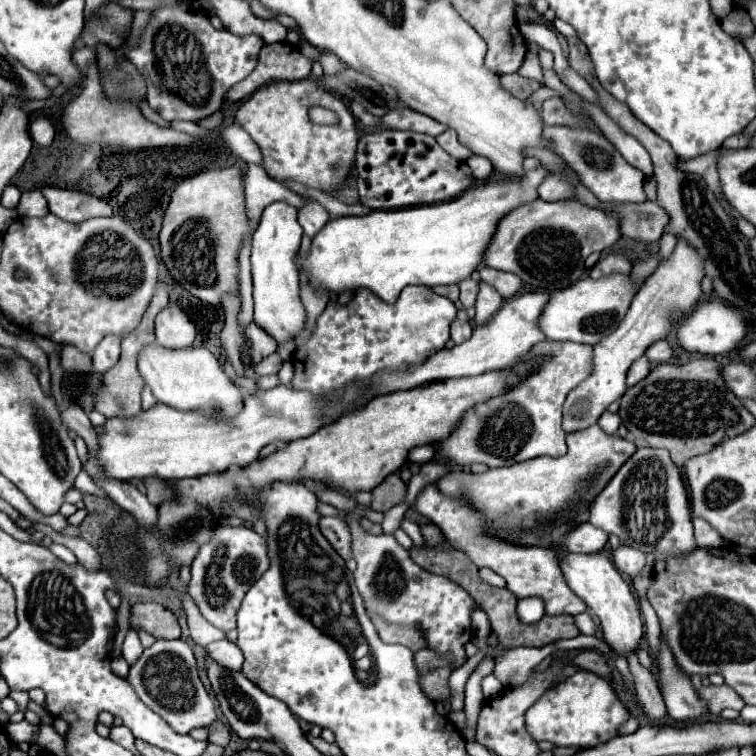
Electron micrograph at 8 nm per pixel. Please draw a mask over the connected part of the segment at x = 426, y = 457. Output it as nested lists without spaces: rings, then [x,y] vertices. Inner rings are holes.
[[[426,444],[426,446],[416,446],[408,452],[408,462],[418,462],[418,464],[424,464],[424,462],[430,462],[434,458],[436,450],[432,444]]]

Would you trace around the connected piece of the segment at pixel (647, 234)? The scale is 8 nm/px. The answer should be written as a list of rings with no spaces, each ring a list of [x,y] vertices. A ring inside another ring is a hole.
[[[654,177],[646,180],[644,185],[646,193],[646,202],[642,204],[628,204],[628,202],[602,202],[596,200],[596,196],[592,196],[580,182],[576,182],[576,196],[582,204],[590,204],[594,208],[604,210],[606,214],[614,214],[614,218],[618,218],[620,222],[620,232],[626,238],[634,238],[634,240],[642,240],[642,242],[656,242],[660,240],[666,224],[670,222],[668,212],[658,206],[656,202],[656,181]]]

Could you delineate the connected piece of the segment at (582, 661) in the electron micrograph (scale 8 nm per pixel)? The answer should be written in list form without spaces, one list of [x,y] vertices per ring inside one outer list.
[[[588,650],[578,652],[578,654],[574,656],[572,664],[578,666],[578,668],[584,668],[584,670],[590,670],[590,672],[594,672],[594,674],[598,674],[598,676],[610,678],[610,668],[608,668],[606,660],[604,660],[600,654],[594,654],[594,652],[588,652]]]

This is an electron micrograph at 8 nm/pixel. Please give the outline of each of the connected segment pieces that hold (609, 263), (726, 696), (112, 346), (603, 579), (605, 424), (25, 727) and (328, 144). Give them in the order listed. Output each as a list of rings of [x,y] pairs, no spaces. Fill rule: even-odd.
[[[610,254],[606,258],[602,258],[592,270],[590,276],[592,278],[600,278],[600,276],[608,276],[608,274],[630,274],[632,270],[632,262],[620,254]]]
[[[700,682],[696,684],[696,690],[704,696],[704,700],[708,702],[708,708],[712,714],[720,714],[726,708],[734,708],[734,710],[742,710],[744,702],[742,698],[738,698],[738,694],[734,694],[734,690],[726,684],[722,686],[708,686],[704,688]]]
[[[106,336],[94,350],[92,354],[92,364],[96,372],[106,372],[108,368],[112,368],[118,362],[120,356],[120,338],[116,336]]]
[[[566,554],[560,562],[560,568],[574,594],[580,596],[600,618],[604,640],[612,646],[612,650],[622,658],[628,658],[630,652],[636,652],[644,634],[644,624],[640,618],[638,600],[614,564],[604,554]]]
[[[604,412],[598,420],[598,426],[606,432],[606,434],[616,434],[618,426],[620,426],[620,416],[612,414],[612,412]]]
[[[28,720],[16,722],[16,724],[8,724],[6,726],[6,734],[14,744],[20,742],[28,742],[28,744],[36,744],[36,734],[38,734],[38,724],[30,724]]]
[[[314,78],[296,82],[272,82],[268,86],[262,86],[238,108],[234,124],[242,126],[260,146],[264,168],[272,178],[296,180],[304,186],[328,192],[336,190],[346,180],[354,164],[358,122],[350,114],[344,98],[330,94]],[[312,106],[322,106],[336,112],[338,122],[332,126],[312,124],[308,116],[308,110]]]

